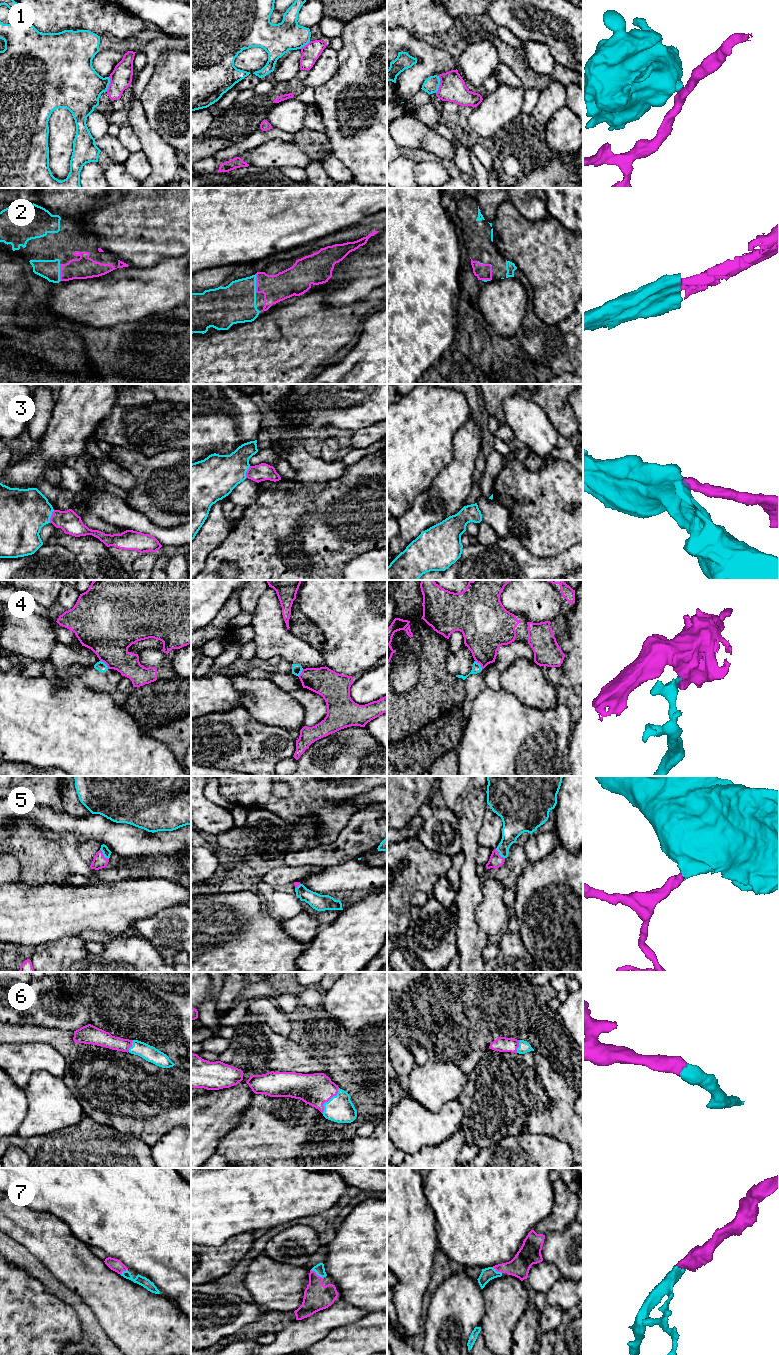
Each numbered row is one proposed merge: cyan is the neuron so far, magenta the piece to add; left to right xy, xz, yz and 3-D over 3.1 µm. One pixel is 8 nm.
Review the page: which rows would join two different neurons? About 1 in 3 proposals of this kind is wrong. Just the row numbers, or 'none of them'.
1, 4

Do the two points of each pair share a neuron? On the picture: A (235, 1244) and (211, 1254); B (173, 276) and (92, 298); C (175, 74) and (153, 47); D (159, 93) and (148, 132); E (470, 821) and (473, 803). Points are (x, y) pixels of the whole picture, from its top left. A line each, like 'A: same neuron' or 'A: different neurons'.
A: same neuron
B: same neuron
C: different neurons
D: different neurons
E: same neuron

